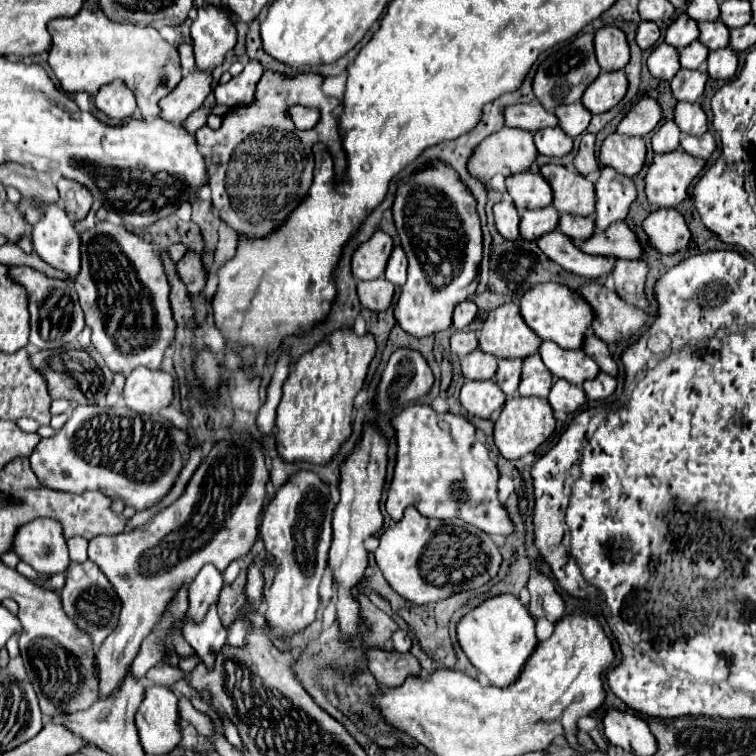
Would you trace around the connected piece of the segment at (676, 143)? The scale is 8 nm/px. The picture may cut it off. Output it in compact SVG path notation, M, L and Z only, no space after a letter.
M666 121L652 135L652 149L656 153L668 153L672 149L678 149L680 147L680 137L682 137L682 131L678 129L678 125L674 121Z

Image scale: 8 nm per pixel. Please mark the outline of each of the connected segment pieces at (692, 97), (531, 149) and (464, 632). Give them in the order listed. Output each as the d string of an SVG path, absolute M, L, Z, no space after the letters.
M680 69L670 81L672 93L678 101L698 101L706 89L710 75L702 69Z
M504 127L488 135L472 155L468 163L470 173L480 181L488 181L496 173L520 173L528 171L538 151L532 141L532 133L518 127Z
M500 595L484 601L458 621L456 637L470 659L470 663L486 675L490 685L508 687L518 681L528 657L534 653L538 639L534 631L534 619L528 609L514 595Z

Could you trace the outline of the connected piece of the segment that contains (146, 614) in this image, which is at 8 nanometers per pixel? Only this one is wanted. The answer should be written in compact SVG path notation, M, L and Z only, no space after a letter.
M234 431L232 437L212 445L182 497L154 515L148 527L114 537L102 535L90 541L90 561L100 567L122 601L120 621L94 657L98 699L108 699L120 689L138 655L140 643L158 623L166 601L182 583L190 583L206 563L224 571L232 561L250 553L258 537L258 517L266 499L268 481L270 473L262 441L254 439L248 431Z

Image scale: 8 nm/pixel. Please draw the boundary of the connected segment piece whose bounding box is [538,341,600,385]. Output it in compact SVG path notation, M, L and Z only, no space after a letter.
M544 341L538 353L554 377L564 377L572 385L582 385L600 373L596 361L592 361L584 351L566 351Z

